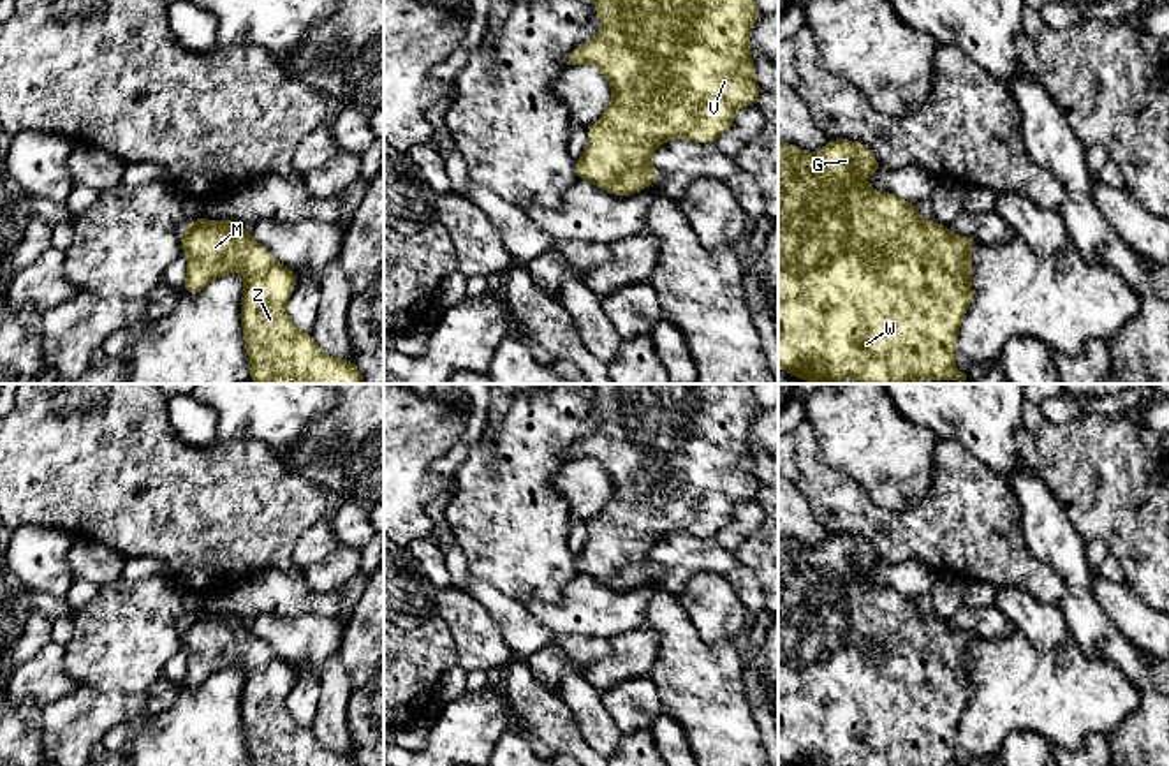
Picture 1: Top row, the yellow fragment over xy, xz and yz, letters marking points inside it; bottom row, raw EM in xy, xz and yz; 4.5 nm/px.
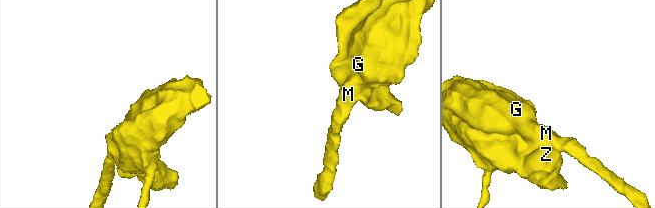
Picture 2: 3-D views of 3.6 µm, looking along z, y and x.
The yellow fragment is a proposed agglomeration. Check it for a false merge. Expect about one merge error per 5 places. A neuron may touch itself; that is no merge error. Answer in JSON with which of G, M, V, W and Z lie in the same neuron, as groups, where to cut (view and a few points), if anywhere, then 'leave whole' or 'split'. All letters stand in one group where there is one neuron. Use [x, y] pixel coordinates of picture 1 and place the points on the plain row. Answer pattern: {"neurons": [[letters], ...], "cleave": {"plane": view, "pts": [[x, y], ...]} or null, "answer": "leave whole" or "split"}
{"neurons": [["G", "M", "V", "W", "Z"]], "cleave": null, "answer": "leave whole"}

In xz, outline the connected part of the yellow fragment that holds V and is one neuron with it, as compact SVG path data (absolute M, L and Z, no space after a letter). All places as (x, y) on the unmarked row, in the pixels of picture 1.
M595 384L593 396L602 423L563 460L595 458L609 474L613 495L588 523L576 571L613 590L630 590L660 574L650 555L664 535L715 537L732 521L738 502L757 498L748 428L761 405L752 384Z

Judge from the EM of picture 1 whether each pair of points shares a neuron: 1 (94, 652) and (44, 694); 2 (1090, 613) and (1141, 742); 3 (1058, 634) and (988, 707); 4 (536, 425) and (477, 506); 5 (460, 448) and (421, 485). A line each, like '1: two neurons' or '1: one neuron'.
1: two neurons
2: one neuron
3: two neurons
4: one neuron
5: two neurons

